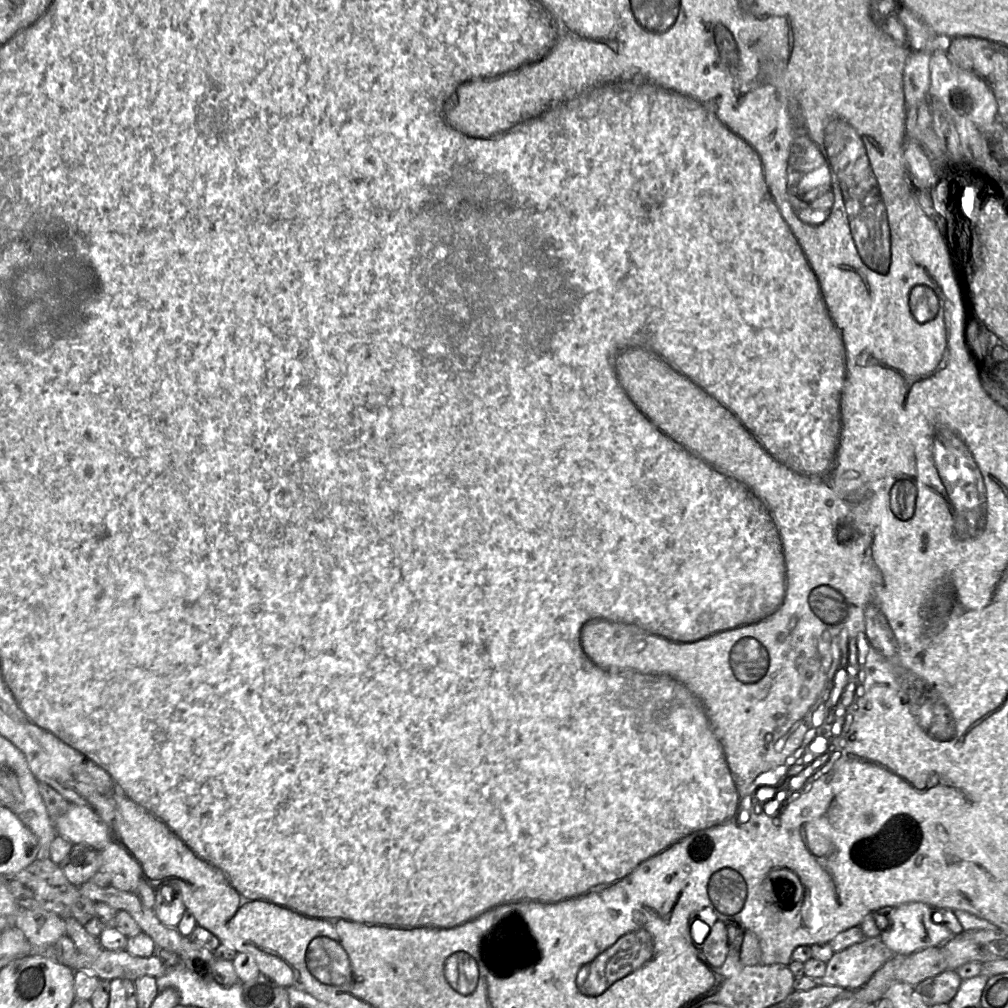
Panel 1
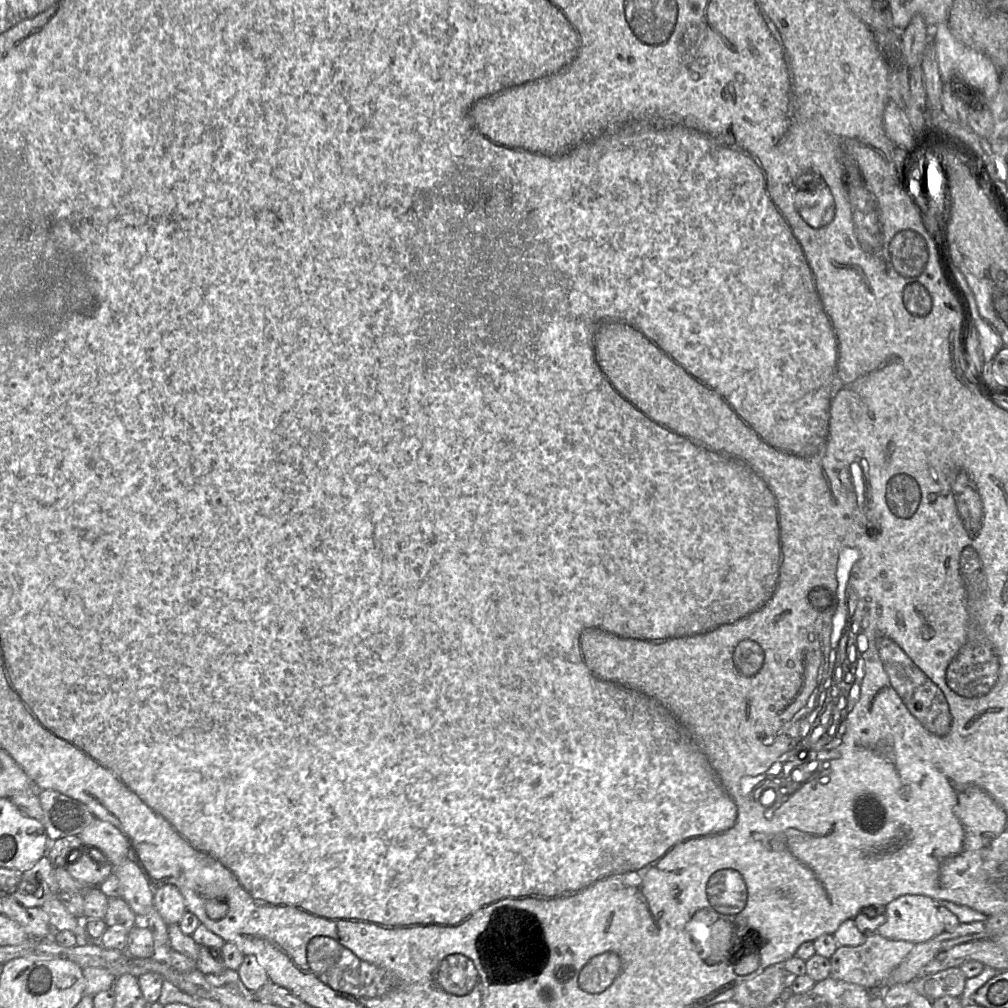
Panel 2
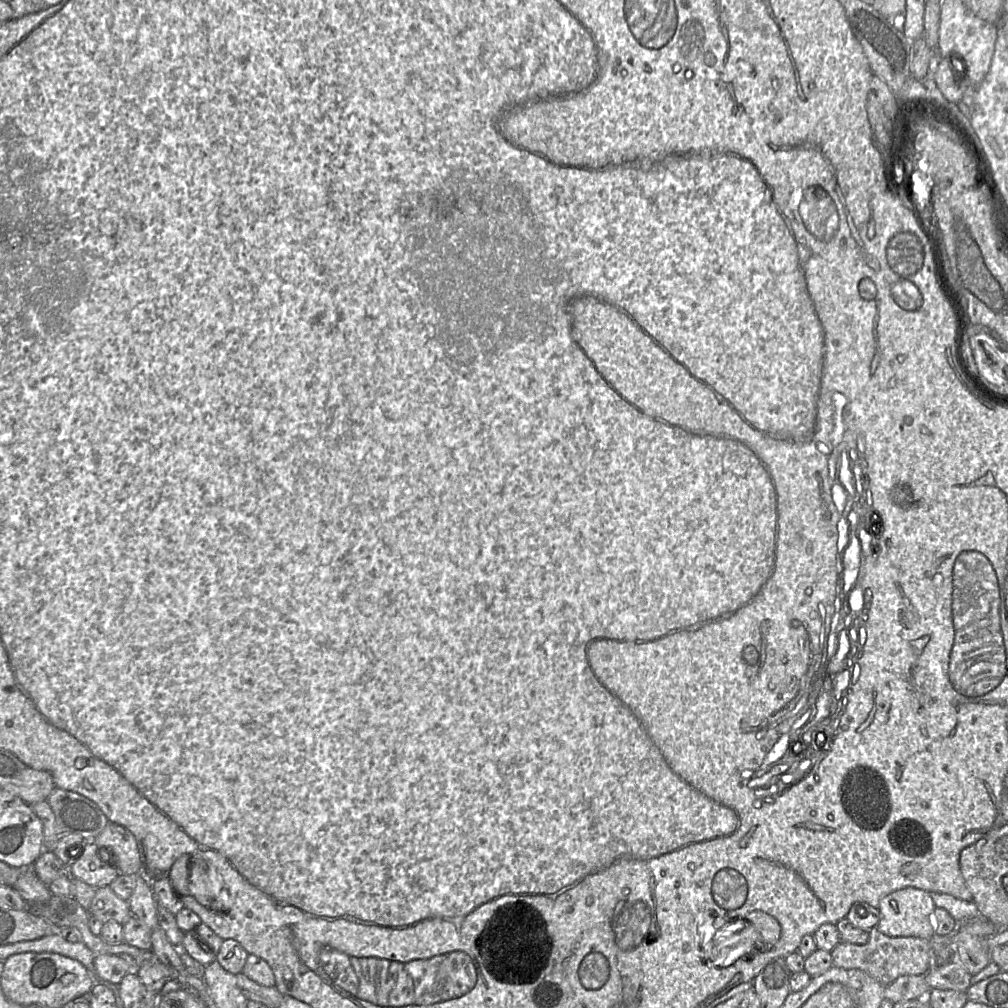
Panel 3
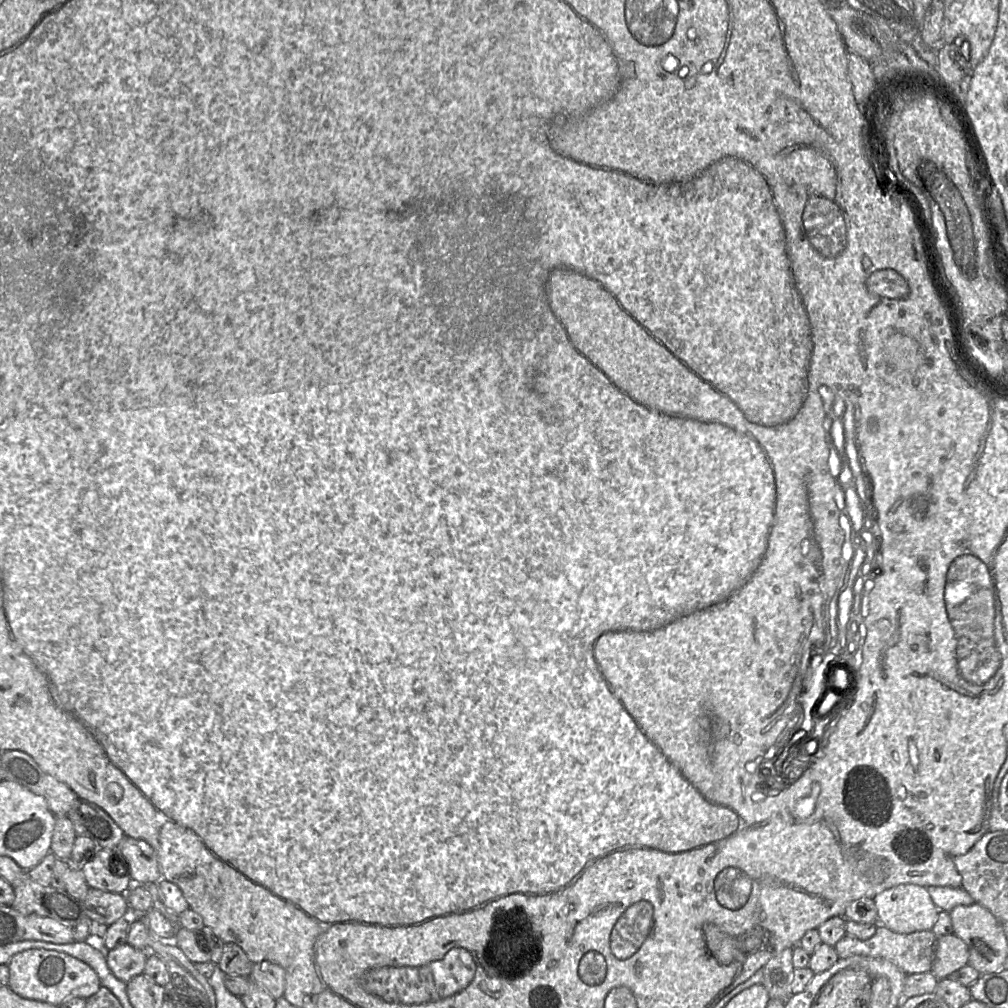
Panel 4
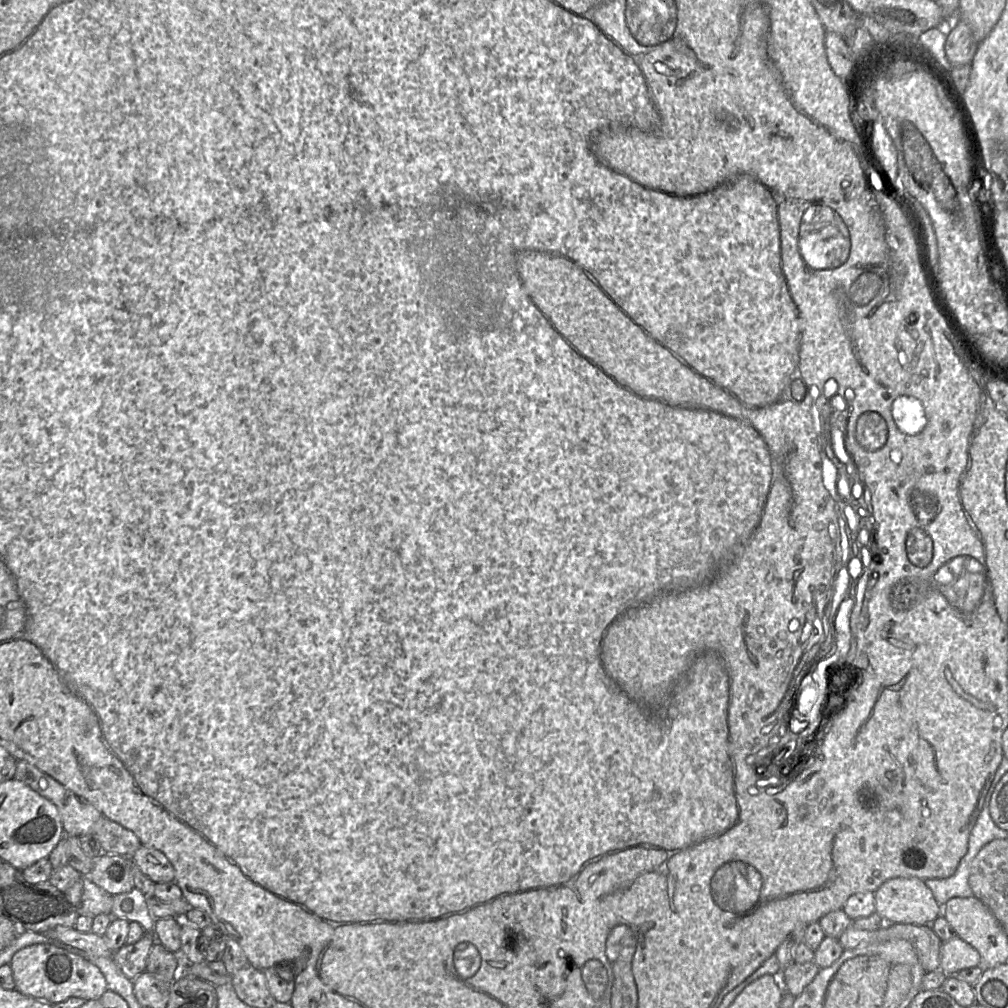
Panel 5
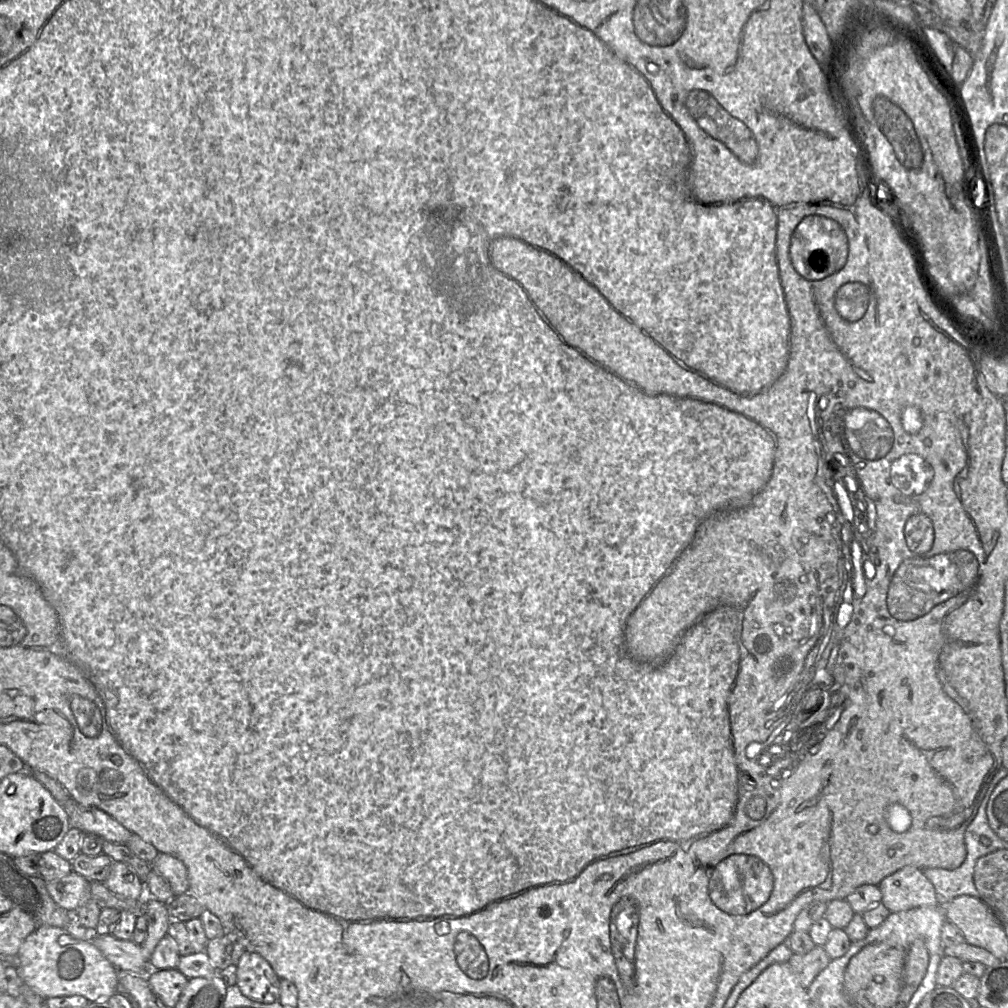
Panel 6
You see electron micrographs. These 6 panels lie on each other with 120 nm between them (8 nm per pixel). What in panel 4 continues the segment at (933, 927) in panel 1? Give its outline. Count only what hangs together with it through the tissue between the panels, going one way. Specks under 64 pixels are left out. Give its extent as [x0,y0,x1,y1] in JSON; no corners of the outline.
[873,884,939,934]

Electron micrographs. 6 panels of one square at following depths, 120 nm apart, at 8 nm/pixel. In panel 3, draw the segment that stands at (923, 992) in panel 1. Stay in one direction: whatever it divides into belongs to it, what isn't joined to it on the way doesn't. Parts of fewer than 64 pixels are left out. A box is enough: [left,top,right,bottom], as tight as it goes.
[925,962,972,992]

